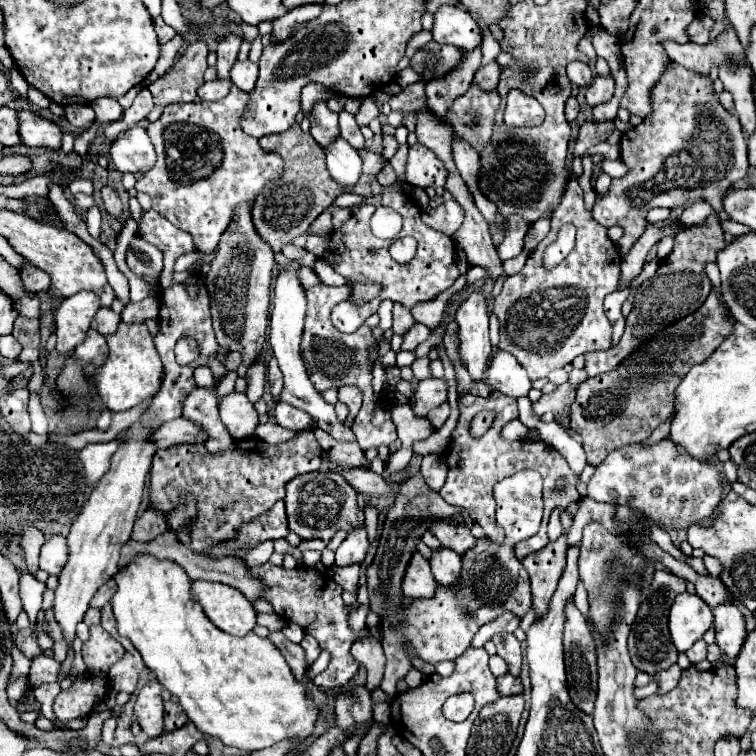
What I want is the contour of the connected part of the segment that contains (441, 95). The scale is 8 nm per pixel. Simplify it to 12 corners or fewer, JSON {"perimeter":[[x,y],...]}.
{"perimeter":[[480,48],[444,76],[428,78],[428,108],[444,120],[448,104],[464,94],[482,62]]}

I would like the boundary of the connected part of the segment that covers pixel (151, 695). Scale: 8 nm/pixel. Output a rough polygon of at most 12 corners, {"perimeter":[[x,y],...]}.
{"perimeter":[[162,686],[138,692],[134,716],[150,738],[164,732]]}

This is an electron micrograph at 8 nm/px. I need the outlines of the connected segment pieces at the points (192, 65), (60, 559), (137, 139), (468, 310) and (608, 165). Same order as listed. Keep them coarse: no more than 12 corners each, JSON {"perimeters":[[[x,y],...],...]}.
{"perimeters":[[[188,44],[174,66],[148,86],[156,122],[166,104],[194,102],[204,84],[208,44]],[[54,534],[40,548],[40,570],[60,574],[68,562],[66,536]],[[140,126],[112,142],[110,158],[120,172],[146,172],[154,146]],[[480,290],[460,304],[460,358],[482,380],[492,354]],[[604,160],[600,168],[610,178],[622,178],[626,164],[622,160]]]}

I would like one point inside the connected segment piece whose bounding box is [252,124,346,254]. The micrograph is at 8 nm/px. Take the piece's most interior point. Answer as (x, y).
(286, 208)

